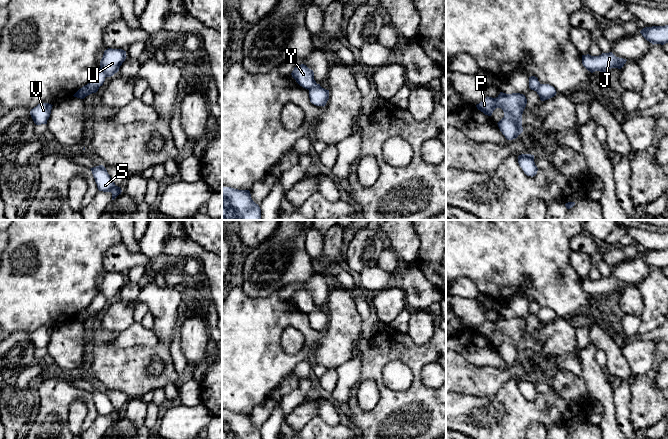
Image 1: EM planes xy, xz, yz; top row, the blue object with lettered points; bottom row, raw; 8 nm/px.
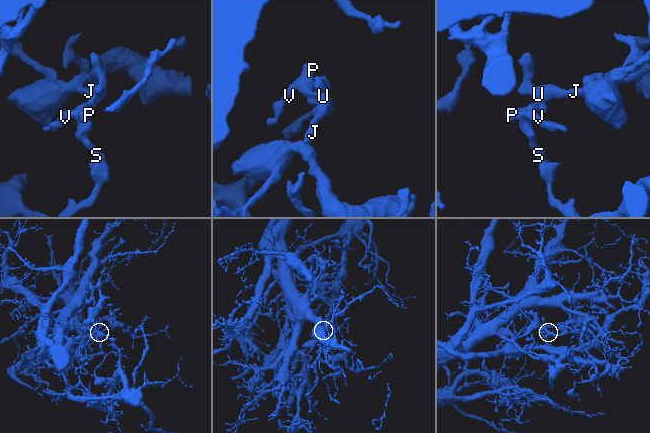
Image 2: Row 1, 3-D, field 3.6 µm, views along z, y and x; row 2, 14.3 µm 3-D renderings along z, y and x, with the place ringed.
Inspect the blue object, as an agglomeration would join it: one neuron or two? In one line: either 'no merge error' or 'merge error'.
merge error

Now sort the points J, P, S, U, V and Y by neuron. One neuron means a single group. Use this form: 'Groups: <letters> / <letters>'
Groups: J U / P S V Y

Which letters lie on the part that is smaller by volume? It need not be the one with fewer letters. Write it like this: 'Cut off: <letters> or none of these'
Cut off: J, U

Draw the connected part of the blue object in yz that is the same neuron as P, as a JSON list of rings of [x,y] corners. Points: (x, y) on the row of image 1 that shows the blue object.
[[[500,92],[496,98],[487,96],[476,107],[488,116],[491,116],[496,108],[501,108],[504,117],[497,123],[498,127],[507,140],[513,140],[523,132],[522,114],[526,104],[527,99],[523,94]]]

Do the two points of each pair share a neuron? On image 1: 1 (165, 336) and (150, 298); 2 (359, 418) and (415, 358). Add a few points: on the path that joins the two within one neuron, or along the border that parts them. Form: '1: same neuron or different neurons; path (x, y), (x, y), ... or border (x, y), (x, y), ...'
1: same neuron; path (165, 327), (165, 313), (159, 307)
2: same neuron; path (380, 418), (393, 410), (416, 387), (416, 379)

